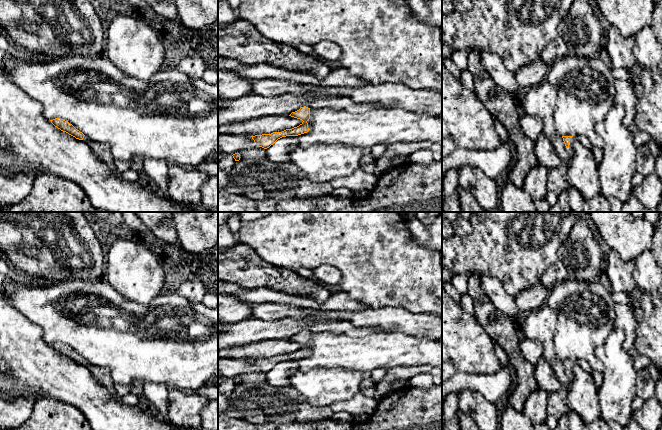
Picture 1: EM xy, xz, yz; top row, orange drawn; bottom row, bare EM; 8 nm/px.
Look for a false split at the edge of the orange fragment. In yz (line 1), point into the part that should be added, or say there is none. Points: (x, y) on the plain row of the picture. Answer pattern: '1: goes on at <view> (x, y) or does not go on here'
1: goes on at yz (570, 373)

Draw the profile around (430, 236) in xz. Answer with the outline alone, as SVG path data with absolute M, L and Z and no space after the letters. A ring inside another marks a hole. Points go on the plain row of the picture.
M439 216L431 225L425 225L418 219L408 221L408 228L414 240L423 247L442 249L442 217Z

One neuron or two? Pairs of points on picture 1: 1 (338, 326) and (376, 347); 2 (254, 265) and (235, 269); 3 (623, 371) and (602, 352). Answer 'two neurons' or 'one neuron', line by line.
1: two neurons
2: one neuron
3: one neuron

